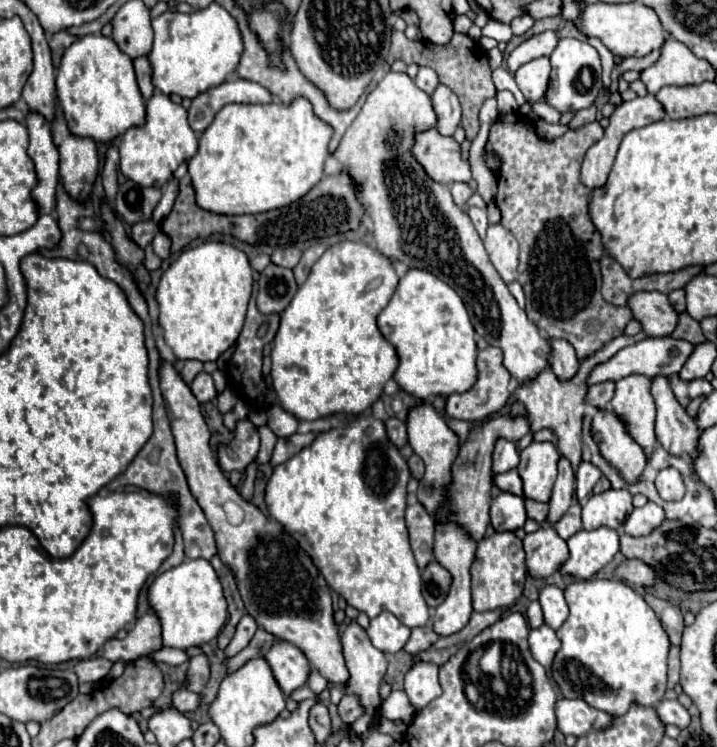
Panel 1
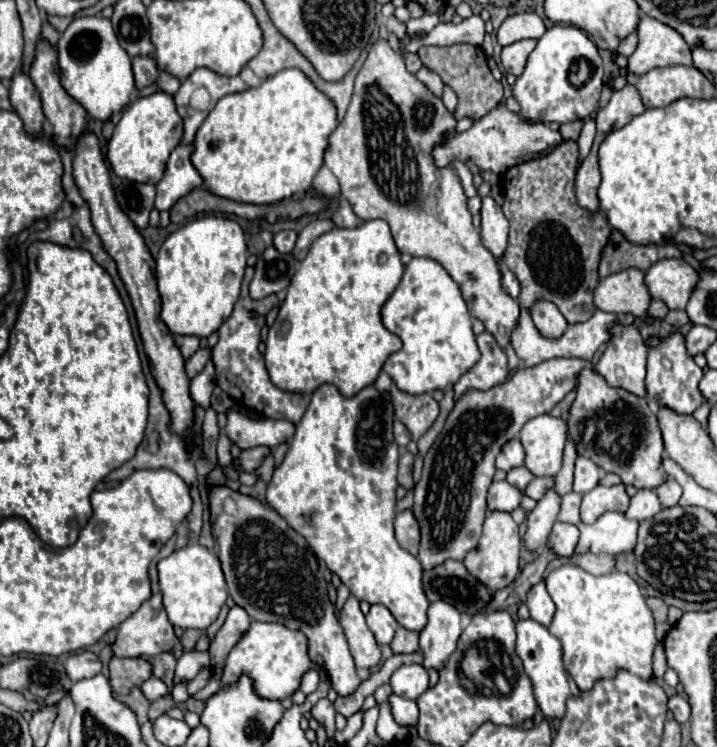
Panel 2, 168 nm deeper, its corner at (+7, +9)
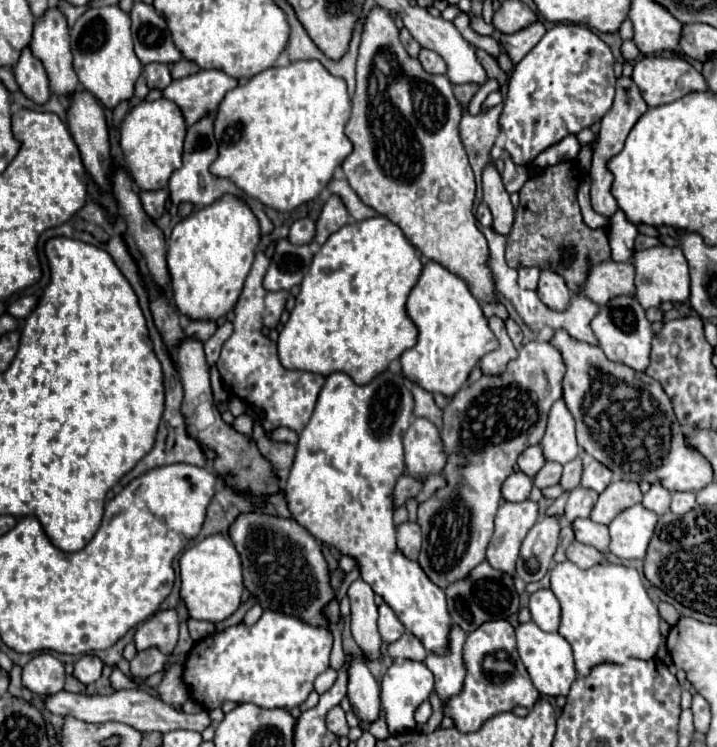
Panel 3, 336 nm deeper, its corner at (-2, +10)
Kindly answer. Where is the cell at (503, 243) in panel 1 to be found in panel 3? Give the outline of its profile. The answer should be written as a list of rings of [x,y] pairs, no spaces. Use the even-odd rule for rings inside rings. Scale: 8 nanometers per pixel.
[[[490,163],[482,173],[482,189],[484,189],[484,203],[490,207],[494,215],[494,231],[500,235],[508,235],[514,225],[514,207],[510,203],[510,195],[502,185],[498,169]]]

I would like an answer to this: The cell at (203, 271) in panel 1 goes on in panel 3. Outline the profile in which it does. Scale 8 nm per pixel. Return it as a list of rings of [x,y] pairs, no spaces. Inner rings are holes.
[[[226,195],[182,219],[168,241],[172,301],[188,319],[218,321],[234,309],[260,243],[260,225],[240,199]]]

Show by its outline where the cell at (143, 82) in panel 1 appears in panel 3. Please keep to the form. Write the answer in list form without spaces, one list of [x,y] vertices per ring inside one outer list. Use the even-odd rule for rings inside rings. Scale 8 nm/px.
[[[148,63],[144,65],[144,77],[150,89],[166,89],[172,83],[170,71],[164,63]]]

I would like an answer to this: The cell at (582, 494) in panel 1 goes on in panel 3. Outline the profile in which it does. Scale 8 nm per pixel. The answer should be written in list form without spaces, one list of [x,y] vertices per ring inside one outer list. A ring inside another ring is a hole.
[[[596,459],[586,461],[584,473],[582,473],[582,487],[602,493],[610,485],[610,481],[612,481],[612,471],[606,465],[602,465]]]

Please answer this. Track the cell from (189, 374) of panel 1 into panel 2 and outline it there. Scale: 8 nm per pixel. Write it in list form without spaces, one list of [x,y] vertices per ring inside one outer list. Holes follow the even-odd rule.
[[[175,336],[175,342],[177,342],[183,358],[187,360],[187,358],[199,348],[199,342],[201,342],[201,340],[199,340],[197,336]]]

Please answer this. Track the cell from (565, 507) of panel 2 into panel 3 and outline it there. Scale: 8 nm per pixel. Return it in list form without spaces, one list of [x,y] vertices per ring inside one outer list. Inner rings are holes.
[[[576,487],[574,491],[570,491],[566,511],[564,511],[564,519],[568,523],[572,523],[578,517],[590,517],[590,511],[592,511],[596,499],[598,499],[598,493],[594,493],[592,489]]]

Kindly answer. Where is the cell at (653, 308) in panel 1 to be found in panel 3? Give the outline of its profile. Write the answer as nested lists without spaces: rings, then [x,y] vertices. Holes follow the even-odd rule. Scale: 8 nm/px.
[[[604,261],[602,265],[596,265],[590,269],[590,277],[584,285],[584,295],[592,299],[598,305],[606,305],[610,299],[628,295],[634,297],[636,285],[634,285],[634,265],[630,261],[616,263],[616,261]]]

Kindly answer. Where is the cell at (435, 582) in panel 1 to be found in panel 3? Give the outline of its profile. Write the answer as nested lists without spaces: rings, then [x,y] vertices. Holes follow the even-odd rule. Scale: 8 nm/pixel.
[[[482,561],[480,565],[476,565],[468,573],[468,577],[450,583],[444,589],[444,593],[446,593],[448,611],[450,611],[452,621],[458,627],[462,627],[466,633],[474,631],[478,625],[482,625],[482,621],[508,619],[510,615],[514,615],[518,611],[518,593],[514,589],[512,577],[508,573],[492,569],[486,561]]]

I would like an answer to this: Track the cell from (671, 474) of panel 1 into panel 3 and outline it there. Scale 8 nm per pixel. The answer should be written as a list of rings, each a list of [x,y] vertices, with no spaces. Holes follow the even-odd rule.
[[[686,491],[686,493],[672,493],[672,505],[670,509],[674,513],[688,513],[694,507],[694,493]]]

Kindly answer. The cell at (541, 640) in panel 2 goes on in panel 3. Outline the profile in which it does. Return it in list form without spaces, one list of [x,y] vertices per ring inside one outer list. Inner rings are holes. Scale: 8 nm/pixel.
[[[522,623],[516,629],[516,639],[518,639],[518,653],[522,663],[526,665],[530,679],[534,687],[546,695],[546,697],[558,697],[558,695],[568,695],[572,683],[576,681],[576,667],[574,667],[574,657],[570,643],[560,635],[560,633],[546,633],[542,631],[536,623]]]

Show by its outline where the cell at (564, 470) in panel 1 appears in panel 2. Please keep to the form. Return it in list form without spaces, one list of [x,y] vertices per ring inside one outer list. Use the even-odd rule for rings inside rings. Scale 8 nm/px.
[[[549,490],[545,498],[537,502],[537,508],[527,514],[527,532],[523,536],[523,544],[531,554],[547,544],[549,530],[557,522],[559,506],[561,506],[561,498],[557,496],[555,490]]]

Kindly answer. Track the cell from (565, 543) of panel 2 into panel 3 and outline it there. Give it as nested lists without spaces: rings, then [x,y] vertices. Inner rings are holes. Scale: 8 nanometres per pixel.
[[[576,519],[572,523],[572,531],[576,541],[584,543],[584,545],[592,545],[602,553],[608,553],[606,545],[608,545],[608,529],[606,525],[598,525],[590,519]]]

